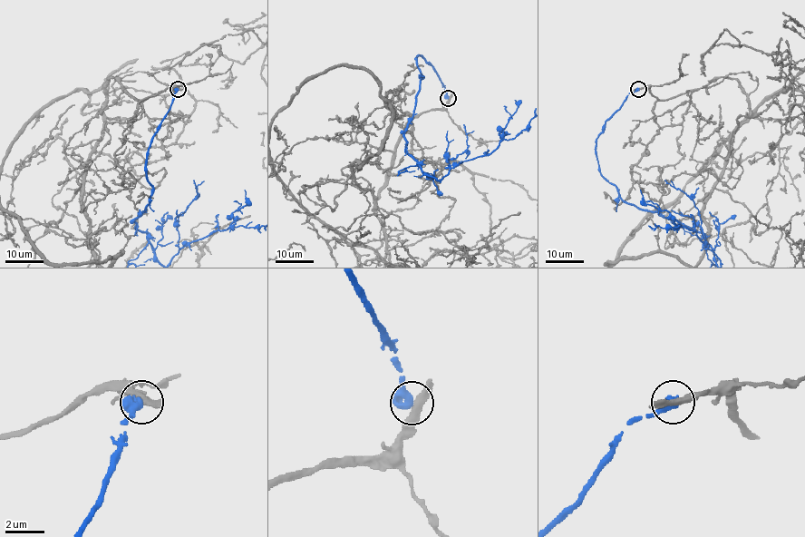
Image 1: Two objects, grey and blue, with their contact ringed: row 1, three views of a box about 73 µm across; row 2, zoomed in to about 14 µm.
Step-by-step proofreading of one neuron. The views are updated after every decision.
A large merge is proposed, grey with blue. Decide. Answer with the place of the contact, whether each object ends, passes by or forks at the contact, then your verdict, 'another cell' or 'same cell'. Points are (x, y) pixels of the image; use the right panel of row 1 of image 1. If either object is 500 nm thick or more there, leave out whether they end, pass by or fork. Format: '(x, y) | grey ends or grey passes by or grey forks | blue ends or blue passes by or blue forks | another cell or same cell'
(638, 89) | another cell

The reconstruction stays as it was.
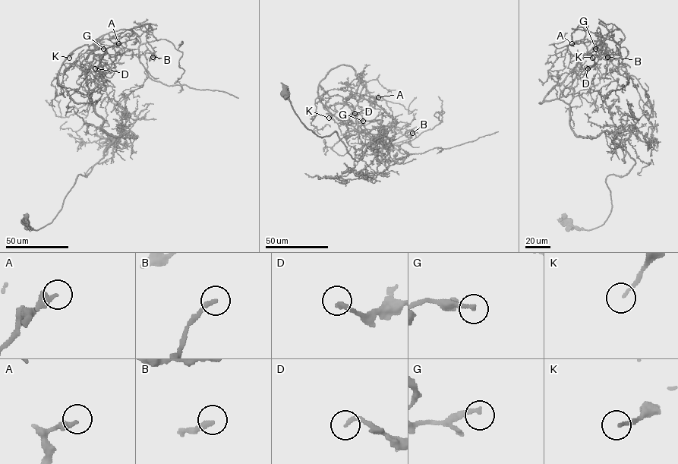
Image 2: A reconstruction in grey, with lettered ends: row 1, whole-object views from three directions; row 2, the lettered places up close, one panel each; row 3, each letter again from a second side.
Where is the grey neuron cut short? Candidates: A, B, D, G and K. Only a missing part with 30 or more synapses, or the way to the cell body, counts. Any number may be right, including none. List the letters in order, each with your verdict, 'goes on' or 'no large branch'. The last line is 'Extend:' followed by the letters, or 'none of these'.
A: no large branch
B: no large branch
D: no large branch
G: goes on
K: goes on
Extend: G, K

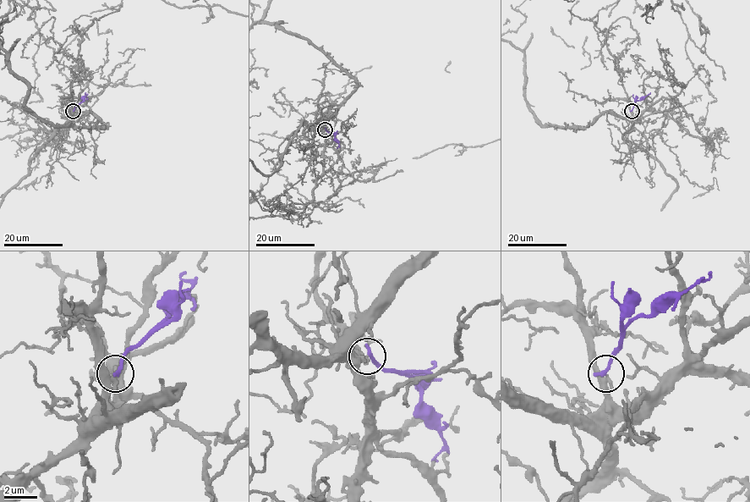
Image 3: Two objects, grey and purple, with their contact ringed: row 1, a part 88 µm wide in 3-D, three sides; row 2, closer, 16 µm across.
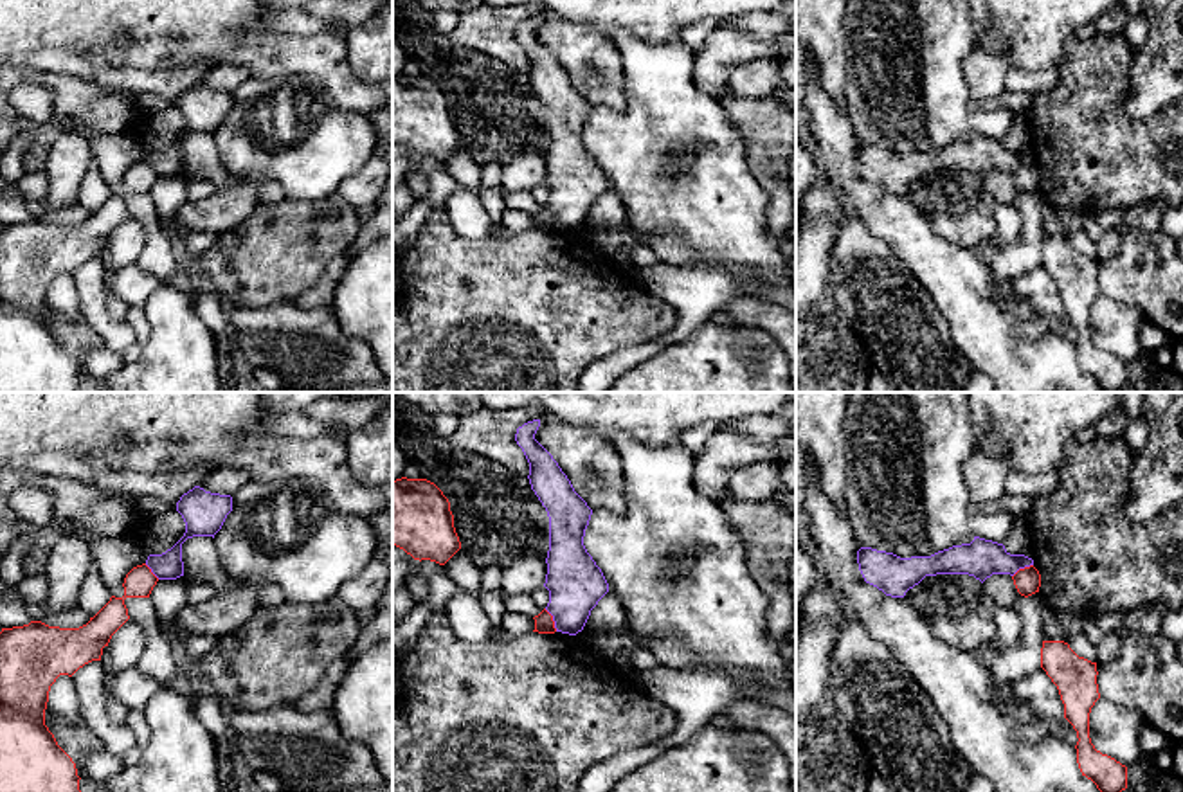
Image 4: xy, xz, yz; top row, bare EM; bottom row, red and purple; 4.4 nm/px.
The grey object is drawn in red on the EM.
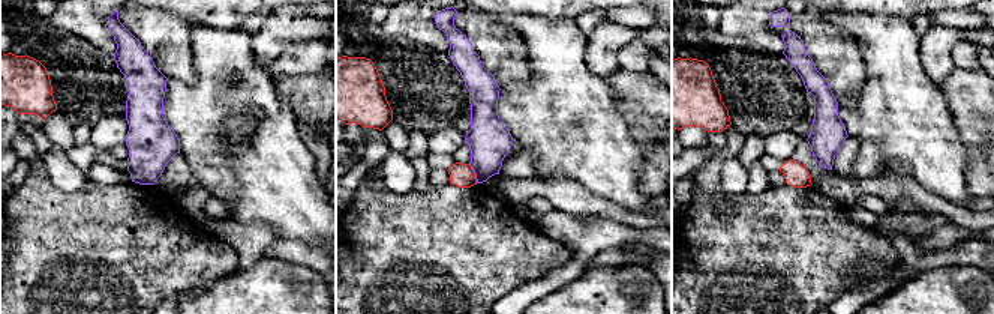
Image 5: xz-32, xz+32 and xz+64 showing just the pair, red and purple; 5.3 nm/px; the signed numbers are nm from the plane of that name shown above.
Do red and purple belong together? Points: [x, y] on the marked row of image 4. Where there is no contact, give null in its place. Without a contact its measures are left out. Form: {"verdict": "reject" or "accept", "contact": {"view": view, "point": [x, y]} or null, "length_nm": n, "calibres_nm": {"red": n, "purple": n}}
{"verdict": "reject", "contact": {"view": "xz", "point": [551, 620]}, "length_nm": 120, "calibres_nm": {"red": 90, "purple": 240}}

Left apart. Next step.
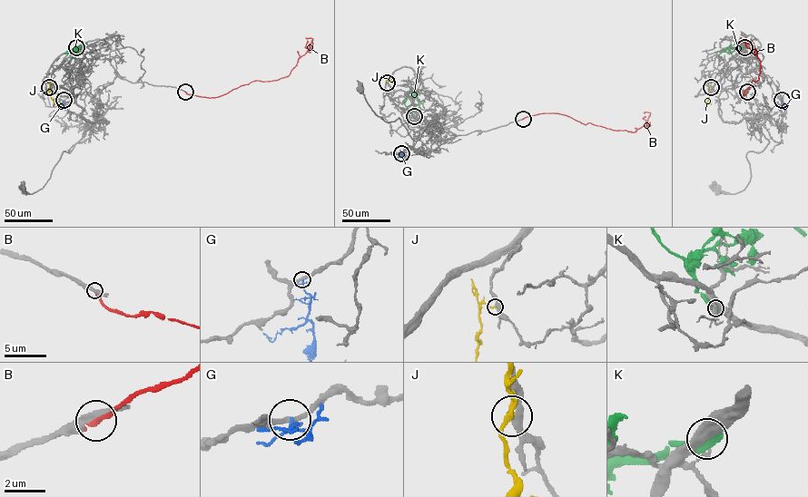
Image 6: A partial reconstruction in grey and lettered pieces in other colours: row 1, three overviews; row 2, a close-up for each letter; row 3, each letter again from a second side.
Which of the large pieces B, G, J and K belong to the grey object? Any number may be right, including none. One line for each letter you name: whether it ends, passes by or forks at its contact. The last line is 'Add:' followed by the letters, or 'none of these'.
Add: none of these

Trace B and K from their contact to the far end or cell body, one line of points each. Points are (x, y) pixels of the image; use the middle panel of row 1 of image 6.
B: (523, 119), (537, 114), (560, 113), (586, 124), (590, 122), (633, 132), (647, 126), (650, 112), (643, 112)
K: (414, 116), (410, 111), (418, 101), (414, 91), (409, 92)

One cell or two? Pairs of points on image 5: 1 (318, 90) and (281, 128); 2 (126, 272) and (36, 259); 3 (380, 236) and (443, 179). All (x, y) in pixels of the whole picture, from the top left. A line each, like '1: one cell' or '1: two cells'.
1: two cells
2: one cell
3: two cells

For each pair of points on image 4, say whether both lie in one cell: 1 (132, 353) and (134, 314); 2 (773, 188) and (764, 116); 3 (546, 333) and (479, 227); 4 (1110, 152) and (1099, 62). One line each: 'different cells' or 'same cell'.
1: same cell
2: same cell
3: different cells
4: same cell

